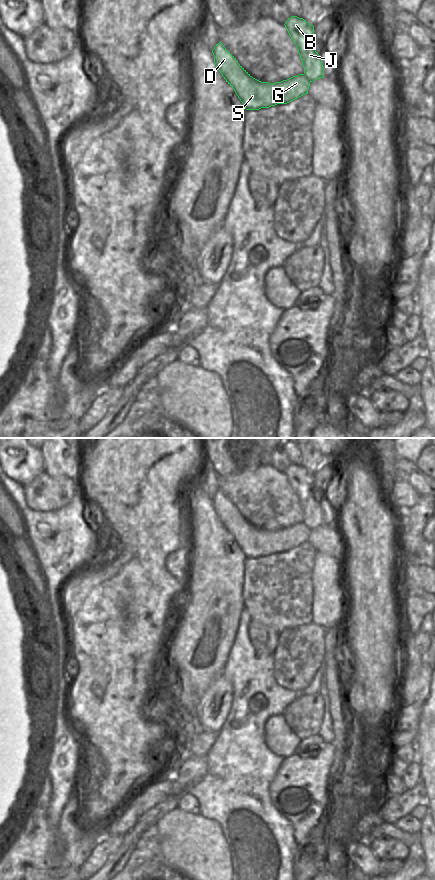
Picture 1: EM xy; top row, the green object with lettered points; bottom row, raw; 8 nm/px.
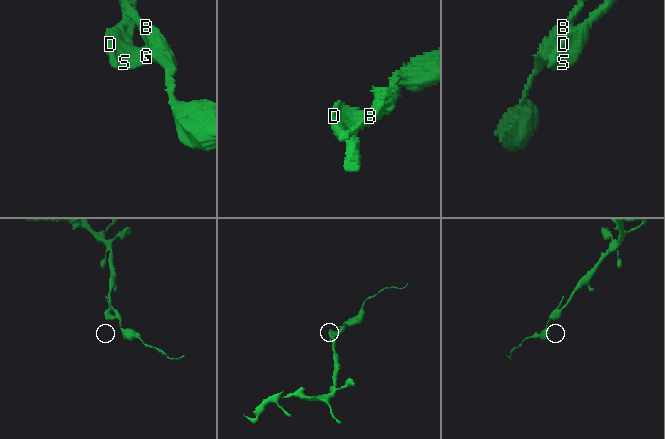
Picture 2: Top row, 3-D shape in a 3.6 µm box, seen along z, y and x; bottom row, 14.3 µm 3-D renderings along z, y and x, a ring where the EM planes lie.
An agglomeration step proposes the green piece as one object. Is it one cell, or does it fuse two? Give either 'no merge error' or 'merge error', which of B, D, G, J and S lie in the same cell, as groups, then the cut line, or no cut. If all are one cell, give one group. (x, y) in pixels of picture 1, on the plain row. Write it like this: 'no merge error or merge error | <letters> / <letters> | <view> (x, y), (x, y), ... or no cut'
merge error | B J / D G S | xy (304, 521), (310, 529)

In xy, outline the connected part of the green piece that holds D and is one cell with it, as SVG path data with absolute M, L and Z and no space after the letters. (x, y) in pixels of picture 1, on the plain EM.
M219 490L212 498L214 511L226 530L234 537L246 558L259 558L287 552L308 542L310 529L305 522L273 532L253 526L236 506Z

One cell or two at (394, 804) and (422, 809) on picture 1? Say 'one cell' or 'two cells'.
two cells

